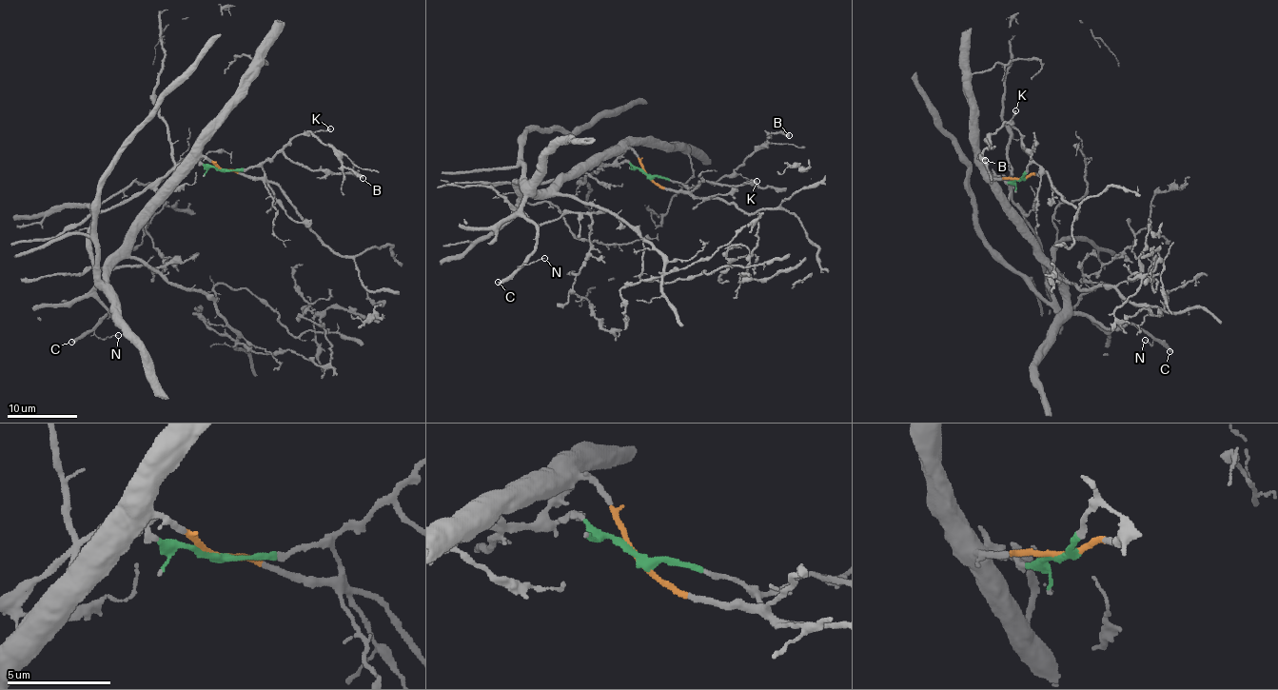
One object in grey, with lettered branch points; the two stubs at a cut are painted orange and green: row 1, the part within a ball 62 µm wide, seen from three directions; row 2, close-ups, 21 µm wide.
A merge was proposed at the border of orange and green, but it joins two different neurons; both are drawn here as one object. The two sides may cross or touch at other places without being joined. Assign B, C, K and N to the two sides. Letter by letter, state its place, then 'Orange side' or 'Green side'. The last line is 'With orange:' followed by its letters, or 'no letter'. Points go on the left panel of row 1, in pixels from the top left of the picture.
B: Place: (363, 178). Green side
C: Place: (71, 342). Orange side
K: Place: (330, 128). Green side
N: Place: (118, 335). Orange side
With orange: C, N

